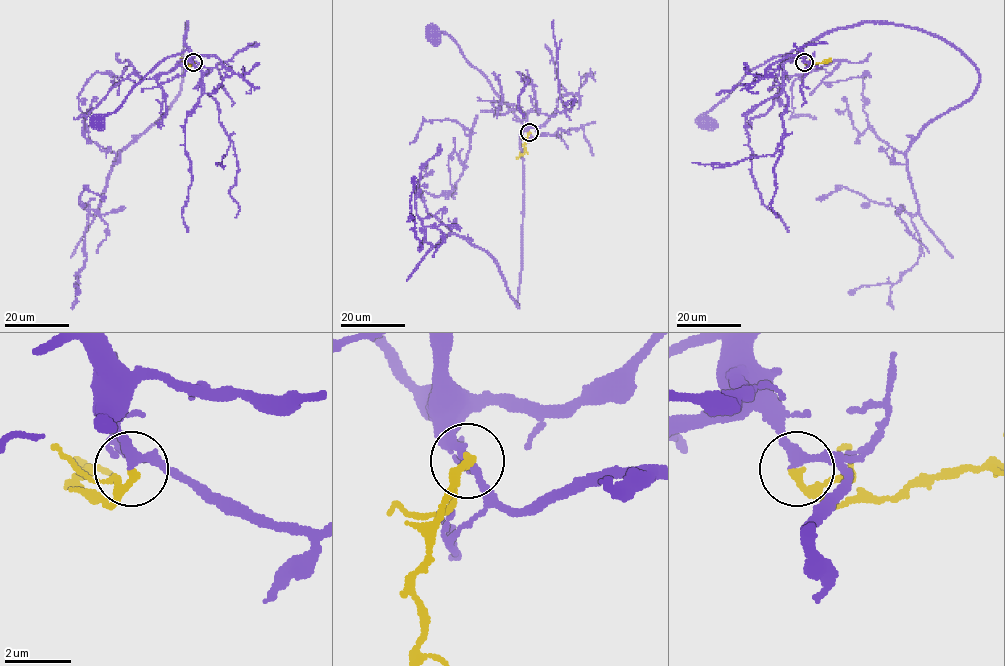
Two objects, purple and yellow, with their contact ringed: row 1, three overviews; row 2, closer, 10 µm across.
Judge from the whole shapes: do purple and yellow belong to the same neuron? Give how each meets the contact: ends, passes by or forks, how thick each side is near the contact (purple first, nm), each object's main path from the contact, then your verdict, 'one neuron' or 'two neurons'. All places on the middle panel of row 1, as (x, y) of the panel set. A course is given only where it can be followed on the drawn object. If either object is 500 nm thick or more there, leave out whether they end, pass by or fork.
purple passes by; yellow ends there; 280 nm thick on the purple side, 240 nm on the other; purple runs (529, 132), (488, 79), (467, 61), (459, 46), (446, 34), (433, 31); yellow runs (529, 132), (524, 144), (524, 152), (516, 158); one neuron

